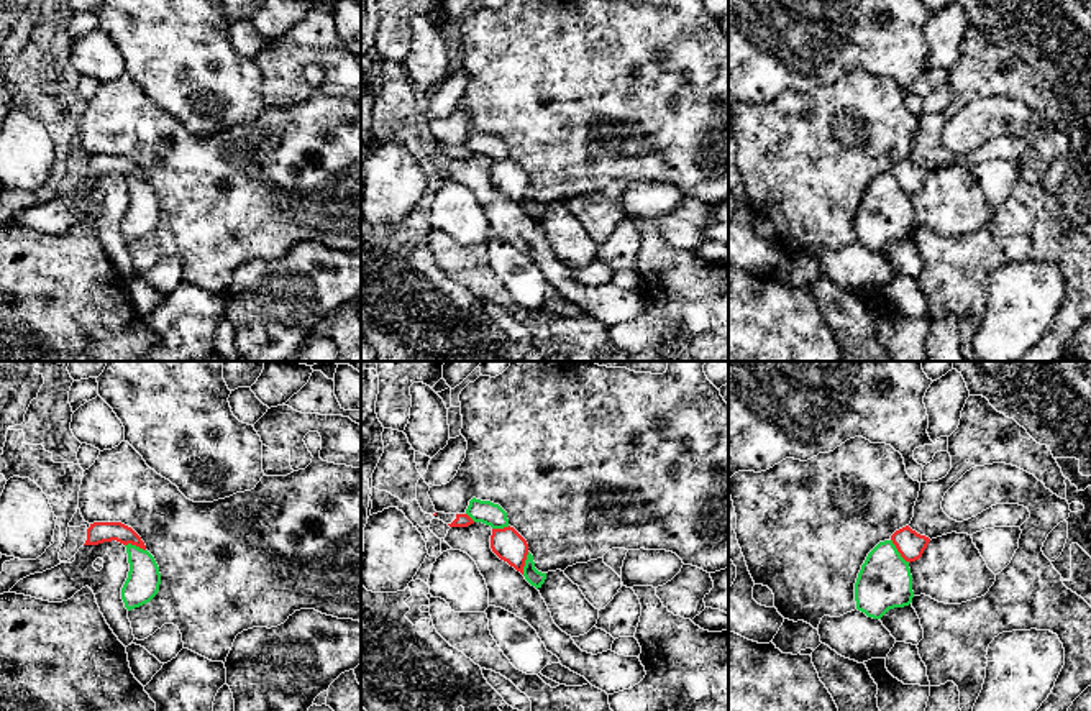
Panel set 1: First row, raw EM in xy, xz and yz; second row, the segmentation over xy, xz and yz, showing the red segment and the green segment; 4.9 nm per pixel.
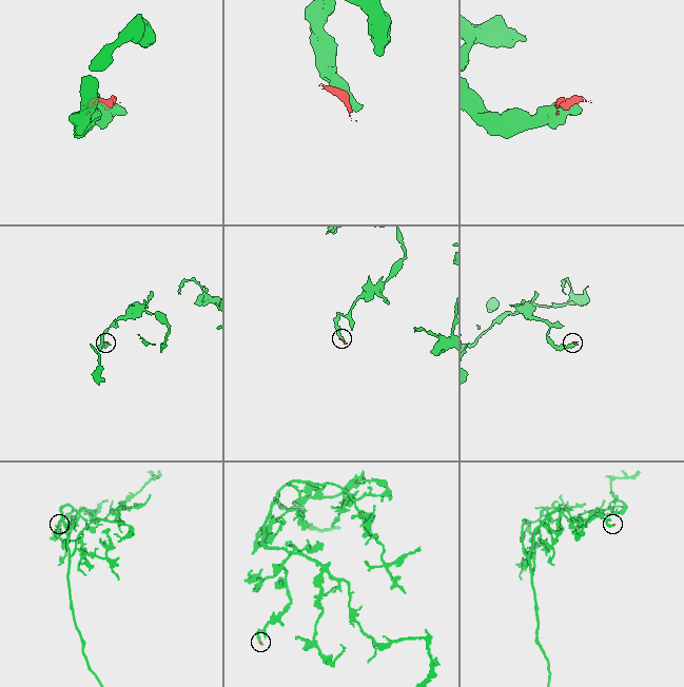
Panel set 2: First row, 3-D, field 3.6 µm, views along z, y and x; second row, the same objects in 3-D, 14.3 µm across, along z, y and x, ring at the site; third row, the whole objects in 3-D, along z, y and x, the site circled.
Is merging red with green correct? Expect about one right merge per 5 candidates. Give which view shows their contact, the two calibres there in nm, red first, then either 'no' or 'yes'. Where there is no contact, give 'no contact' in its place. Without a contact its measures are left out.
contact in yz; calibres 140 and 260 nm; no

